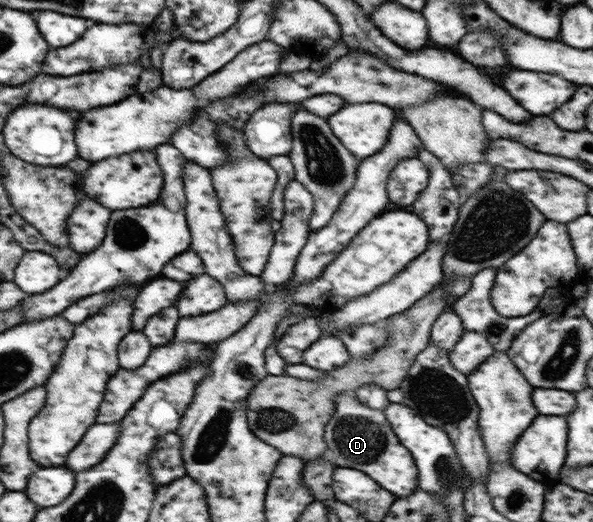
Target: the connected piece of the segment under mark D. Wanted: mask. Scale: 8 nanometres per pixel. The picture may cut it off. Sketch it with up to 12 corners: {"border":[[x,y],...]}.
{"border":[[335,396],[324,429],[331,462],[393,496],[418,467],[384,411]]}

